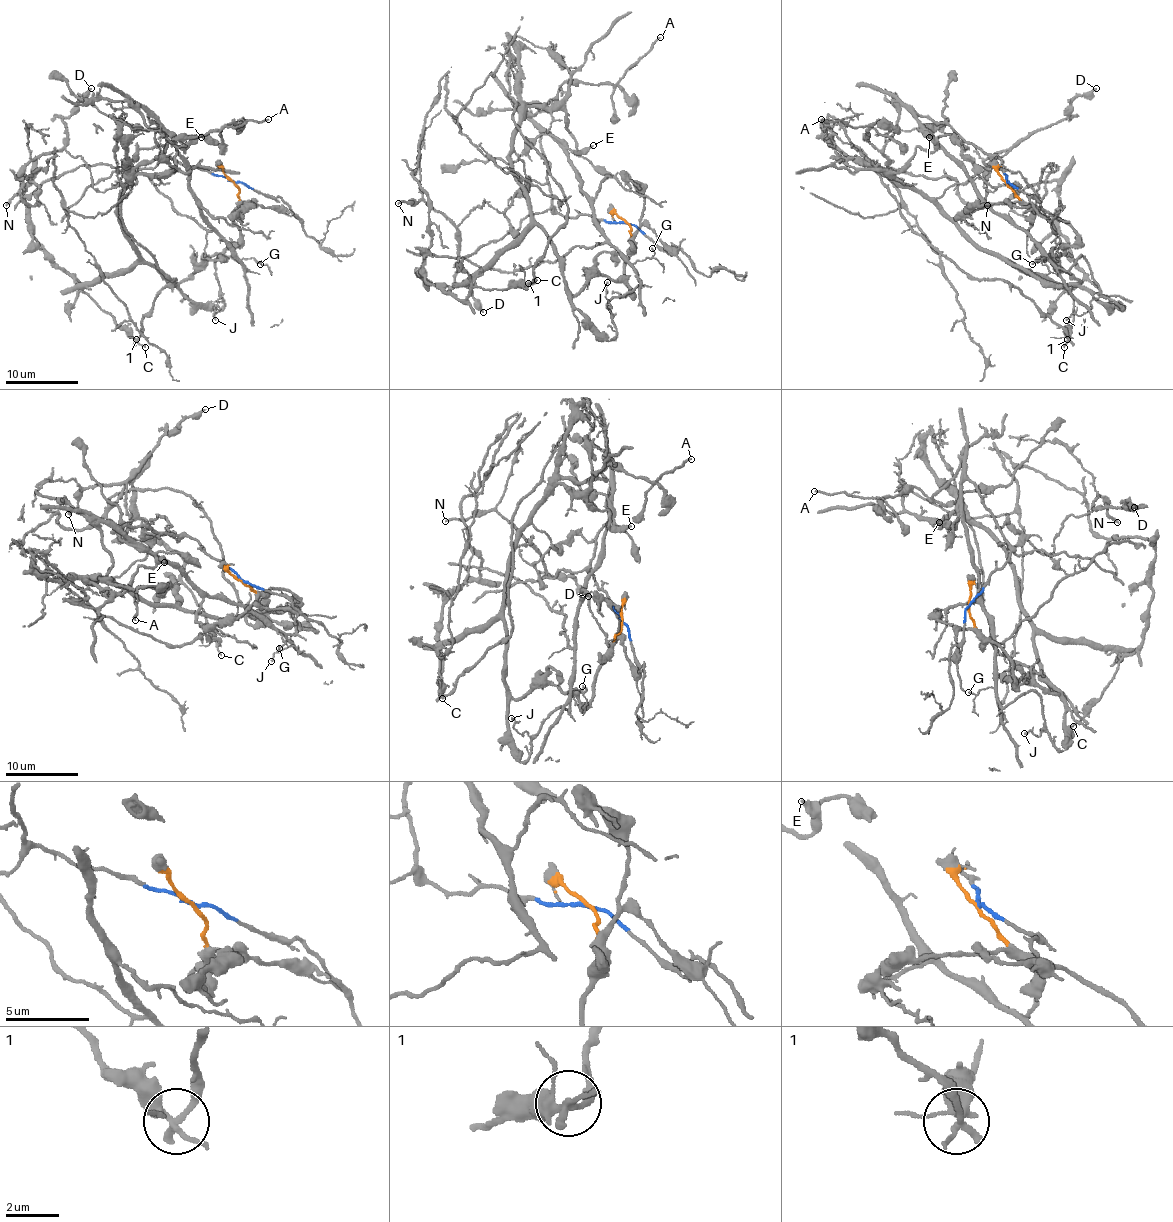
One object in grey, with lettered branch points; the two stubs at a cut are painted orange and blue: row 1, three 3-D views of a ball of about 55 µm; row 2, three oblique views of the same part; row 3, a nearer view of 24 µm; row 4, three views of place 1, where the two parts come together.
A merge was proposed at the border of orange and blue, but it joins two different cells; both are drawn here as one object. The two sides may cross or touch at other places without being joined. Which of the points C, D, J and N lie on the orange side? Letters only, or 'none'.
C, D, N

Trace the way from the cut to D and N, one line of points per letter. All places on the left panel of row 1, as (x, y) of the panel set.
D: (234, 181), (236, 245), (170, 283), (121, 221), (135, 177), (99, 192), (66, 150), (62, 119), (91, 88)
N: (234, 181), (236, 245), (179, 283), (121, 221), (126, 170), (99, 192), (80, 155), (42, 152), (5, 205)

